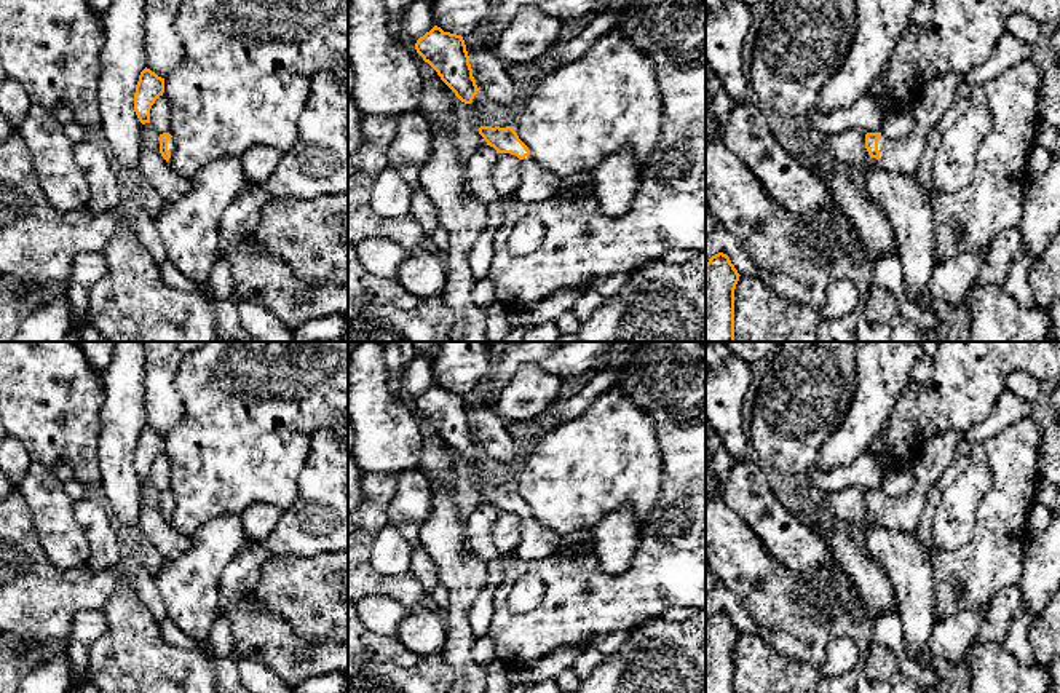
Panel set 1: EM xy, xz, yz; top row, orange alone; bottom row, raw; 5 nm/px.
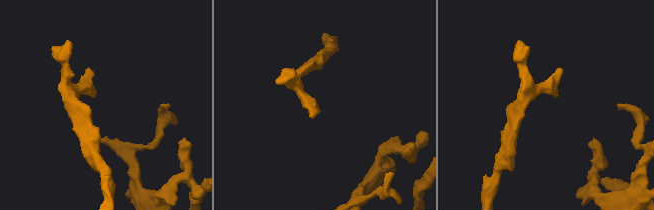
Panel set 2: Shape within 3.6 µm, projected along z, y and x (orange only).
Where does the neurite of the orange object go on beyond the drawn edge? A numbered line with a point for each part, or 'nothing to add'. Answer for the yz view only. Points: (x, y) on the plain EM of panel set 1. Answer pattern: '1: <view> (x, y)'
1: yz (902, 513)

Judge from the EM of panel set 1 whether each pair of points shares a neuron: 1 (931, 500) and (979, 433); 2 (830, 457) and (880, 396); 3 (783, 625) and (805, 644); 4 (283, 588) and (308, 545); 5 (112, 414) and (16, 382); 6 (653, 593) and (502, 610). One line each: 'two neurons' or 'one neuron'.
1: two neurons
2: one neuron
3: one neuron
4: two neurons
5: two neurons
6: one neuron

